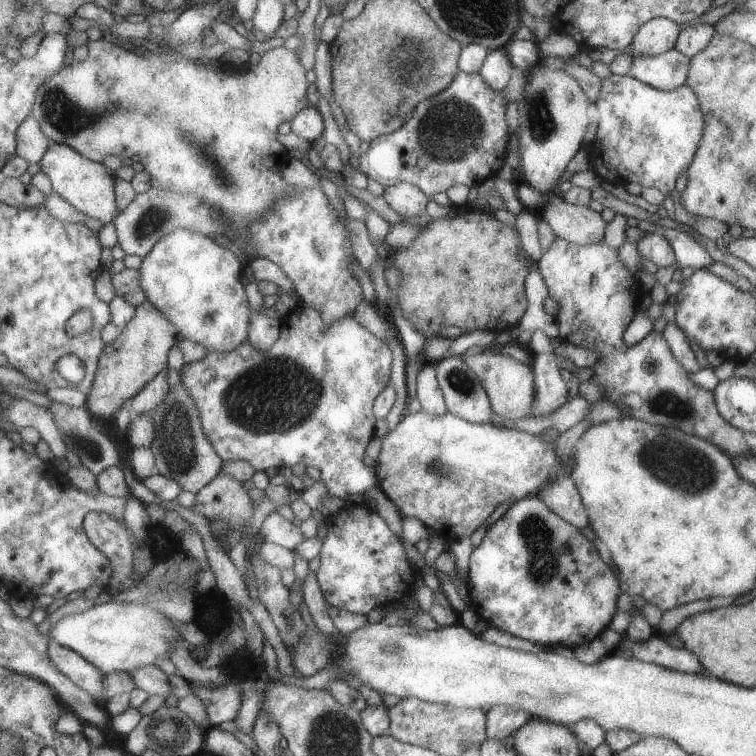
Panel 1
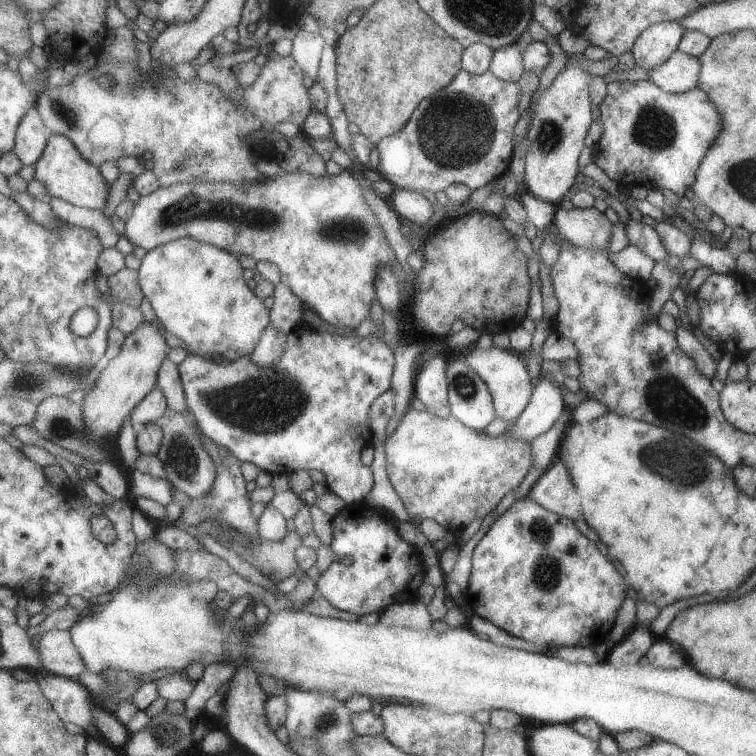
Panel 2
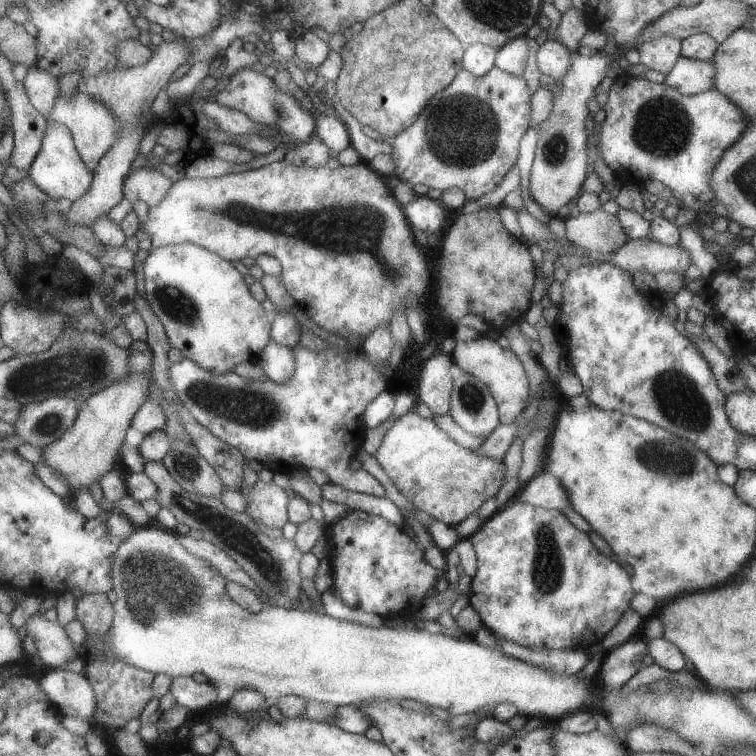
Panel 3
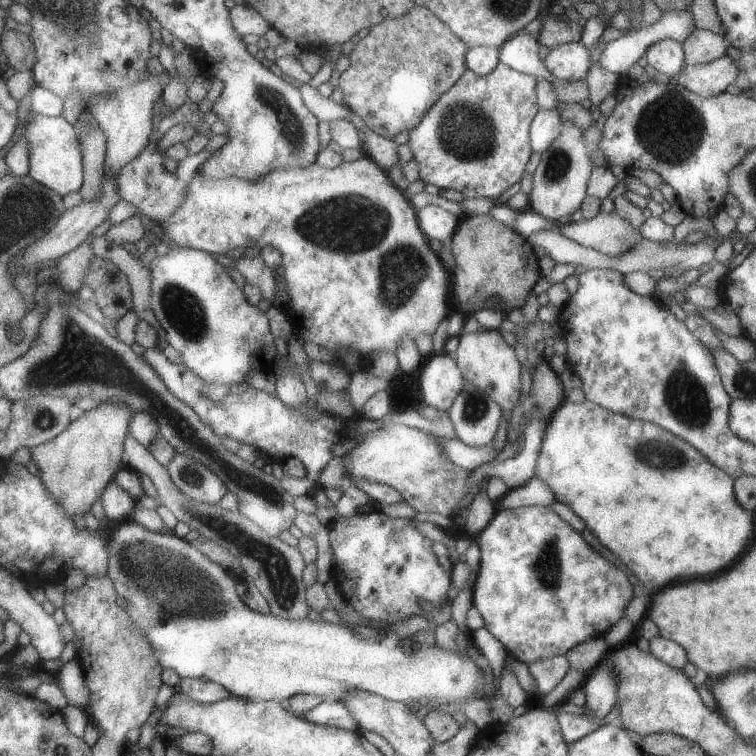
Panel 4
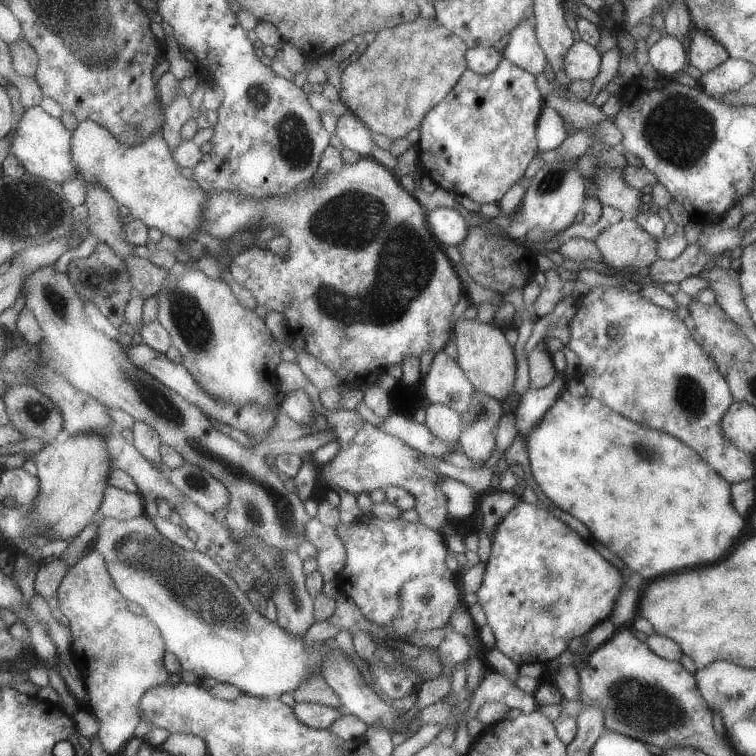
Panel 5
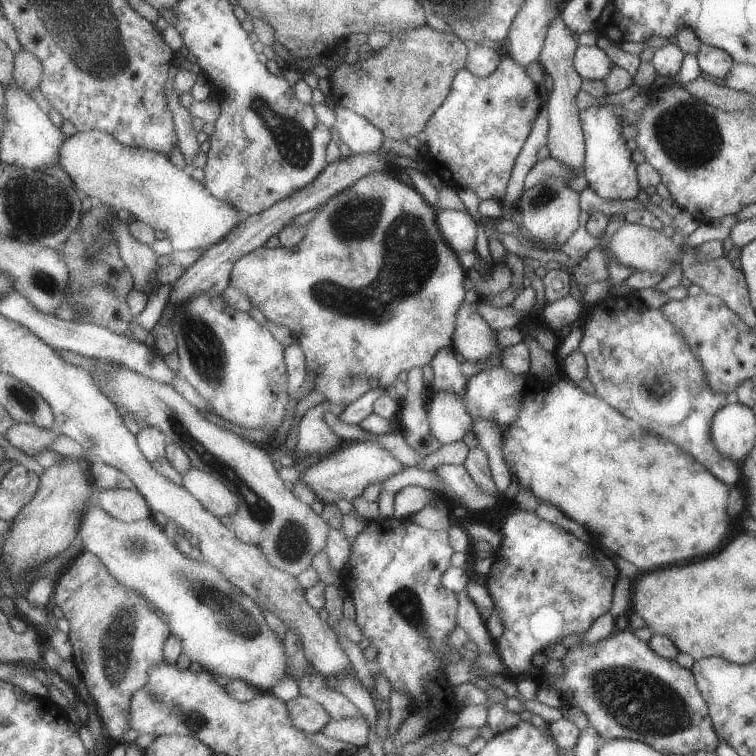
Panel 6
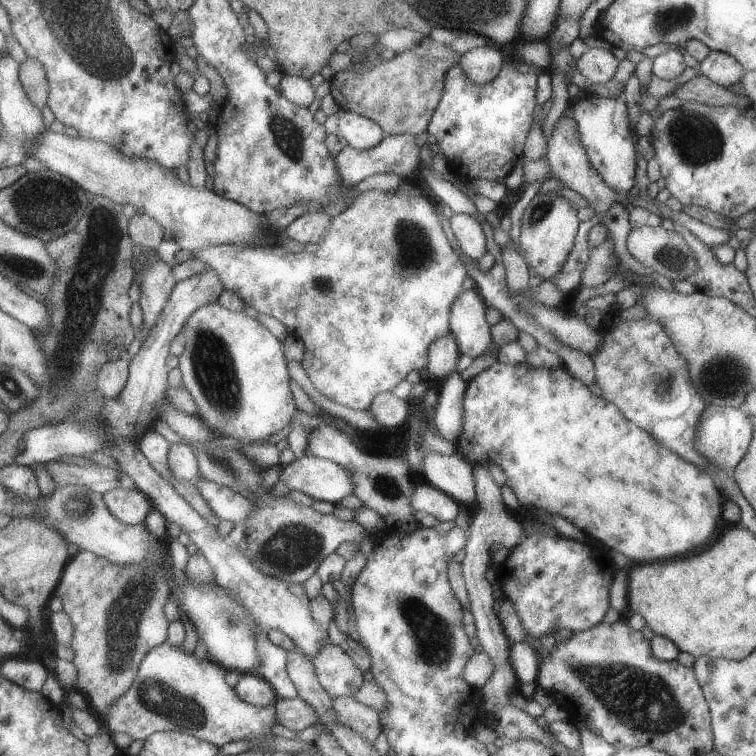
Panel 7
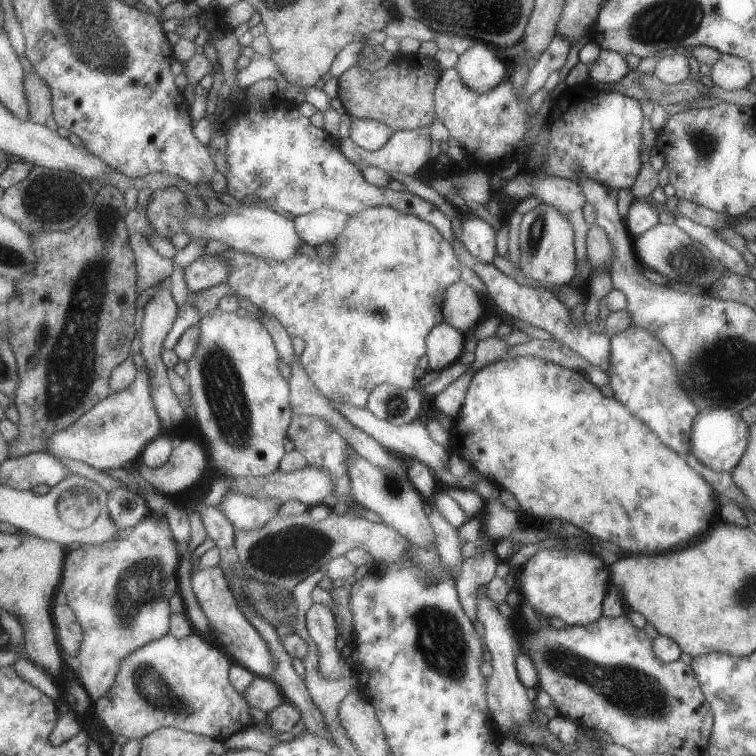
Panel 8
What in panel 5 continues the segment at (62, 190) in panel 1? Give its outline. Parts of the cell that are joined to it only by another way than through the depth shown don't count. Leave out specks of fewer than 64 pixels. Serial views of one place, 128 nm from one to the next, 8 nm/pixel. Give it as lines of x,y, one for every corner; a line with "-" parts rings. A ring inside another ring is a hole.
43,105
34,106
25,110
22,120
17,124
12,154
20,158
20,162
30,173
64,185
64,182
80,177
74,164
74,134
75,132
70,132
66,124
60,118
51,115

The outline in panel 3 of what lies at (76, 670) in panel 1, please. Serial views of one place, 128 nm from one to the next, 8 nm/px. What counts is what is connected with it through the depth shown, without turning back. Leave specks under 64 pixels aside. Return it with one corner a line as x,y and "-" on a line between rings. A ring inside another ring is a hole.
43,613
35,615
29,621
28,631
37,639
44,664
50,669
59,669
66,666
68,662
82,657
82,652
78,652
72,638
68,636
68,630
58,621
44,620

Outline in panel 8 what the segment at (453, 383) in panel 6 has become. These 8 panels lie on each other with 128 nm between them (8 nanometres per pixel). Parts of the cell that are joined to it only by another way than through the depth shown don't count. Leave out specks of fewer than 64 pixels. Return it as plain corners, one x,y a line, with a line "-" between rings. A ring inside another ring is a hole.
444,319
430,328
425,341
430,371
446,369
459,361
465,353
463,332
448,324

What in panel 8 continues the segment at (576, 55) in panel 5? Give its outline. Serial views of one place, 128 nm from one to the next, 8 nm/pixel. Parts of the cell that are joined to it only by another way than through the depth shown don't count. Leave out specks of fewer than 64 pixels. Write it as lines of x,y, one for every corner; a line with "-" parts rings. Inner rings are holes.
602,49
589,70
592,81
614,84
622,80
632,69
628,66
623,54

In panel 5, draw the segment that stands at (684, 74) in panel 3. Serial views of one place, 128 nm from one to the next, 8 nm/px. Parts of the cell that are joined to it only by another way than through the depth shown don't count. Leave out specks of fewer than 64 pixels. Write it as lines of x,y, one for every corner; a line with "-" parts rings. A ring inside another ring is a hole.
729,56
724,64
703,73
698,86
711,97
724,96
726,92
734,92
755,77
750,64
751,62
747,60

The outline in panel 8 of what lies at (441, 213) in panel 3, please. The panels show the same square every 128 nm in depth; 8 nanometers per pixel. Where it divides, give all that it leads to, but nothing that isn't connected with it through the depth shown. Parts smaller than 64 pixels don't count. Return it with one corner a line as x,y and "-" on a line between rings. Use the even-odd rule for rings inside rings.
462,217
460,233
456,235
480,264
492,266
498,257
496,233
497,231
480,217

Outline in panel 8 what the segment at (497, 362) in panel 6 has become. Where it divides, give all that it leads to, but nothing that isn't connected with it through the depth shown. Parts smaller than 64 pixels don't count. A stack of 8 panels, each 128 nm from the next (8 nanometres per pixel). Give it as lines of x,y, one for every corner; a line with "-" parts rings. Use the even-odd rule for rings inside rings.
458,280
446,288
442,298
443,319
454,328
458,328
465,336
465,352
474,352
477,347
476,328
484,318
484,304
481,293
468,286
466,282

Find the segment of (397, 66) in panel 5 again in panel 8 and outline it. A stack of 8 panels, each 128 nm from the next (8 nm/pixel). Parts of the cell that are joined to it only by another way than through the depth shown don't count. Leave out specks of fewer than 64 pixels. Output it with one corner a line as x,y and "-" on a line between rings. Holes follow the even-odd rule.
419,53
403,56
375,72
351,67
342,76
342,103
354,119
374,119
389,126
393,132
414,130
434,122
434,92
442,69
436,59

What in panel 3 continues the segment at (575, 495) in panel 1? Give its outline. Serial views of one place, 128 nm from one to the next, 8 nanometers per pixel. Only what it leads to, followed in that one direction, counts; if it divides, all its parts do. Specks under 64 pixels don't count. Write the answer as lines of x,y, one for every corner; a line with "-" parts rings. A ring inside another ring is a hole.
540,470
512,499
542,509
564,511
571,506
567,491
554,474

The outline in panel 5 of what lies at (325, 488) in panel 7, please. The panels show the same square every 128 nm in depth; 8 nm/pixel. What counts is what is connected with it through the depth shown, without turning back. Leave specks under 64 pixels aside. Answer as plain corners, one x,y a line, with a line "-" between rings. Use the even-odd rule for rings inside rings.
321,406
320,411
327,417
330,429
336,429
340,438
341,450
329,463
322,466
322,481
328,490
348,490
357,496
362,492
372,492
383,487
397,486
406,488
416,498
415,509
419,521
432,530
442,531
448,523
446,494
440,490
438,480
442,478
434,468
426,466
417,450
410,448
405,440
372,425
369,421
355,416
351,410
340,409
338,412

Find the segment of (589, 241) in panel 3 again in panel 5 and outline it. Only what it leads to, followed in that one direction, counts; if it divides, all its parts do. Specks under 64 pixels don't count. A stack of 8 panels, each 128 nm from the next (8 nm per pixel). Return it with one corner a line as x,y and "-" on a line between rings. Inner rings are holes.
633,218
608,226
594,240
605,263
614,269
650,268
658,256
658,244

